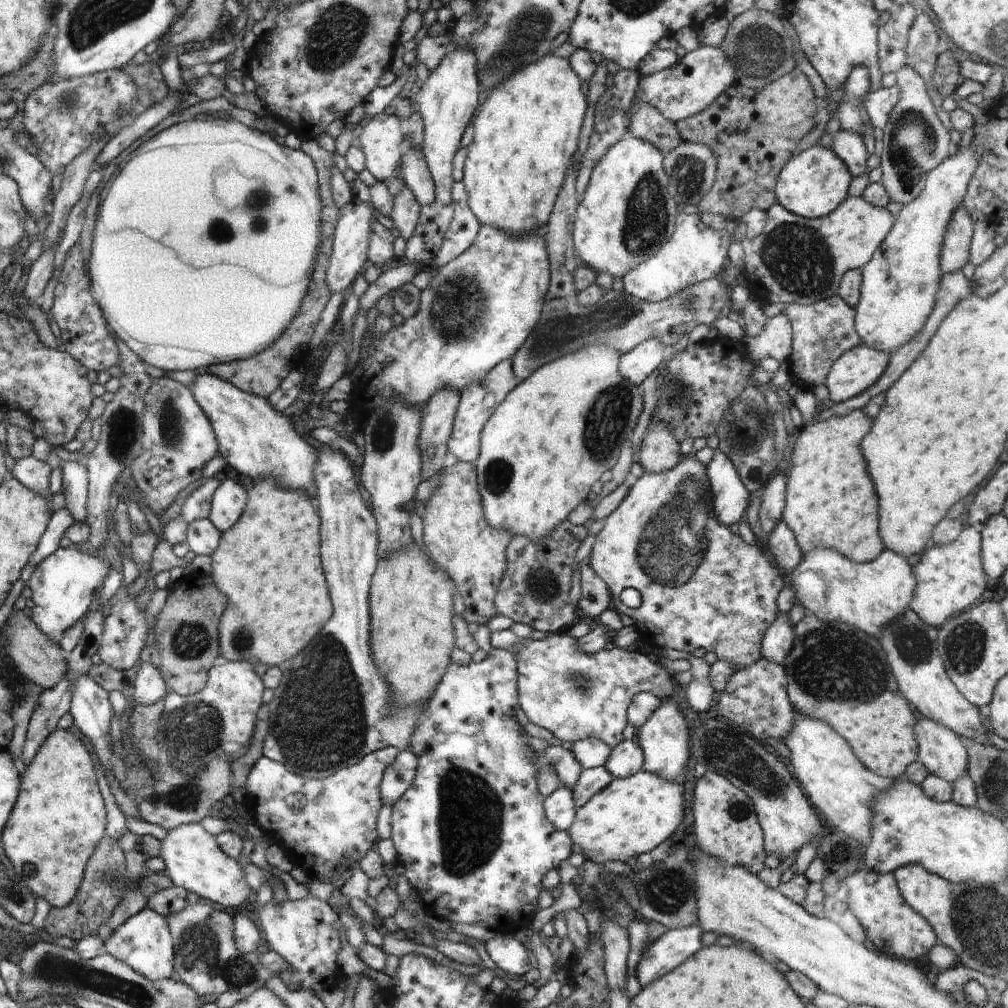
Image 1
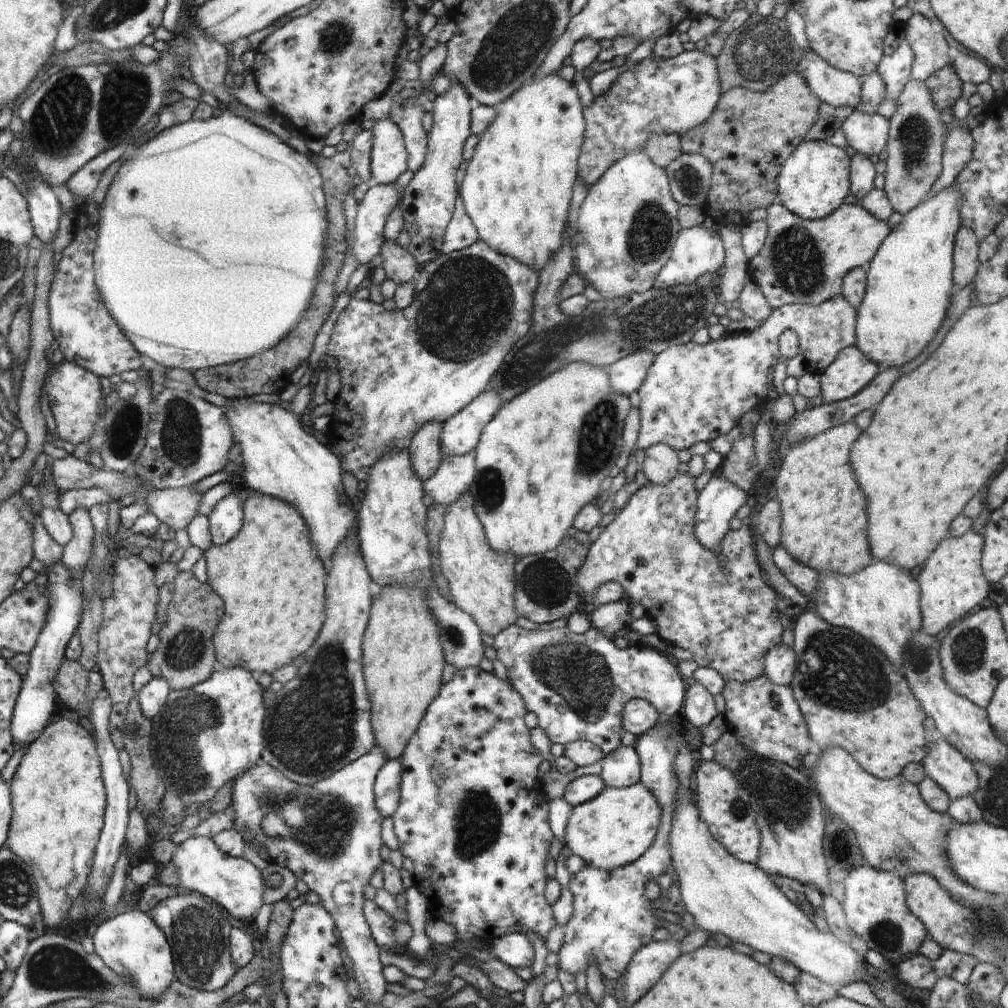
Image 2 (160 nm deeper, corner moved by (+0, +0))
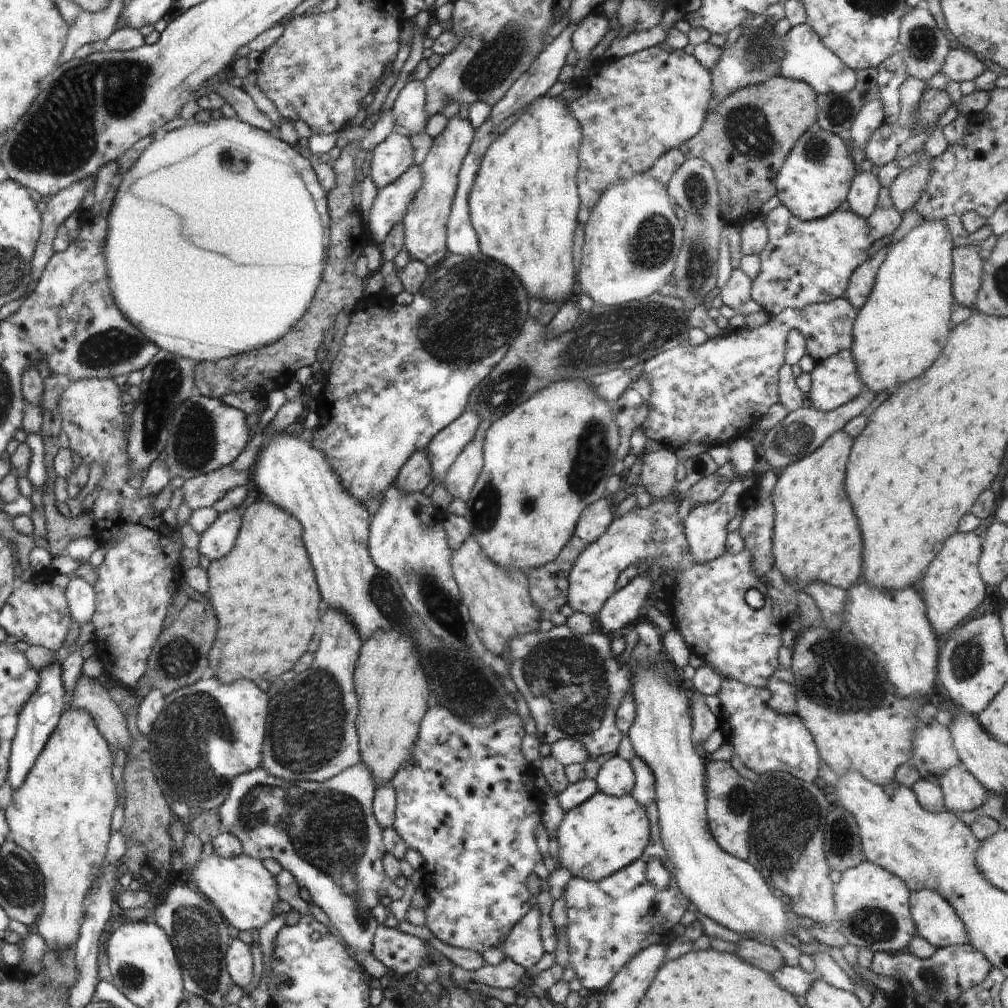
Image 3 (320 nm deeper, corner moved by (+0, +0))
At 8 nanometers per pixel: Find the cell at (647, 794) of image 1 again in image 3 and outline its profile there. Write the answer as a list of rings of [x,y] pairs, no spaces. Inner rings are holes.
[[[596,791],[580,806],[565,813],[562,822],[558,825],[556,838],[559,846],[559,866],[567,868],[573,877],[587,881],[598,882],[611,874],[626,868],[639,856],[642,856],[649,837],[649,820],[645,808],[630,795],[615,797]]]

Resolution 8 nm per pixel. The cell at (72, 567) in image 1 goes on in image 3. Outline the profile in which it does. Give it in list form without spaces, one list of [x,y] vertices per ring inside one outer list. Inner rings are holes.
[[[57,660],[50,667],[41,669],[41,684],[39,690],[31,697],[19,715],[17,734],[12,744],[12,757],[9,759],[8,782],[15,790],[19,790],[34,768],[39,756],[44,752],[50,736],[57,728],[60,718],[71,702],[71,696],[66,696],[64,681],[61,679],[61,663]]]

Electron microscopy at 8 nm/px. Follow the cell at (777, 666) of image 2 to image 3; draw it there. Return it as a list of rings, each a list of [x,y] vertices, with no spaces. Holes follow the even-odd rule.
[[[779,666],[766,687],[770,689],[770,706],[774,711],[794,715],[797,712],[796,689],[791,669]]]

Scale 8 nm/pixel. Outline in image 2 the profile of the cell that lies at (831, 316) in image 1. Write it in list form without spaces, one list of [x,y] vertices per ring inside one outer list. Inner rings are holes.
[[[838,294],[820,304],[791,304],[775,308],[770,316],[757,328],[751,331],[728,332],[718,340],[710,340],[706,344],[698,345],[694,342],[674,345],[659,352],[649,364],[648,372],[641,382],[635,395],[641,416],[639,438],[636,448],[632,451],[628,464],[624,468],[626,475],[625,485],[635,479],[639,469],[635,452],[646,450],[654,444],[664,443],[674,450],[690,448],[698,442],[712,442],[721,434],[728,434],[746,412],[754,408],[769,405],[772,398],[770,380],[774,376],[774,367],[778,364],[779,336],[786,329],[792,329],[799,338],[799,354],[808,364],[808,371],[822,373],[825,368],[836,360],[838,353],[844,347],[853,347],[856,344],[855,322],[857,310],[841,295]]]

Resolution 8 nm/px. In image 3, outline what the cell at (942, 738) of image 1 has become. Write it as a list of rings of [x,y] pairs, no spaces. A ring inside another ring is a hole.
[[[955,765],[939,778],[945,808],[950,813],[979,809],[989,792],[962,765]]]

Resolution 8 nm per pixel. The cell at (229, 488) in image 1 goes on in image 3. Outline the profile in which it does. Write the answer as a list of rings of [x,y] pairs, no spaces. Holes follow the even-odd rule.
[[[241,509],[220,513],[200,535],[199,553],[211,562],[225,557],[234,548],[241,525],[241,514]]]

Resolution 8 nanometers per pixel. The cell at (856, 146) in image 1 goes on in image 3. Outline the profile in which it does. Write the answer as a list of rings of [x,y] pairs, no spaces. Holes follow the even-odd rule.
[[[861,170],[853,178],[853,183],[850,185],[847,194],[850,210],[858,213],[858,216],[866,220],[875,211],[880,187],[877,176],[874,176],[870,171],[863,172]]]

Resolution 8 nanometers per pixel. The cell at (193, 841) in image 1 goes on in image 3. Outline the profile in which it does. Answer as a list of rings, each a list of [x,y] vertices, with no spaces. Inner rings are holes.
[[[215,854],[198,861],[188,873],[188,881],[193,882],[201,894],[208,896],[208,900],[219,910],[219,913],[230,924],[233,932],[249,930],[254,934],[266,922],[270,922],[276,914],[278,902],[278,886],[276,878],[264,868],[260,860],[248,855],[238,855],[232,858],[222,858]]]

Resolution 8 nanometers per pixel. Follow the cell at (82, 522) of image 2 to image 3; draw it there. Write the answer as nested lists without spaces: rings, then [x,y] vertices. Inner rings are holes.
[[[69,578],[66,598],[71,620],[78,626],[93,619],[95,613],[95,590],[92,585],[81,578]]]

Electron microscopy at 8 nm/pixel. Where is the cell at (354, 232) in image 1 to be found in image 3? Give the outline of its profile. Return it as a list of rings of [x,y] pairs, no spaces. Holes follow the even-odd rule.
[[[412,165],[402,176],[378,191],[366,223],[366,229],[370,230],[376,244],[380,246],[392,227],[403,222],[406,209],[422,183],[421,166]]]

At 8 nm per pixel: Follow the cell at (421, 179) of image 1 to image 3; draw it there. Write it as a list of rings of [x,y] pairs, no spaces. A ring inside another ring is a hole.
[[[412,76],[400,90],[391,111],[396,117],[398,129],[405,136],[424,131],[428,116],[423,80]]]

